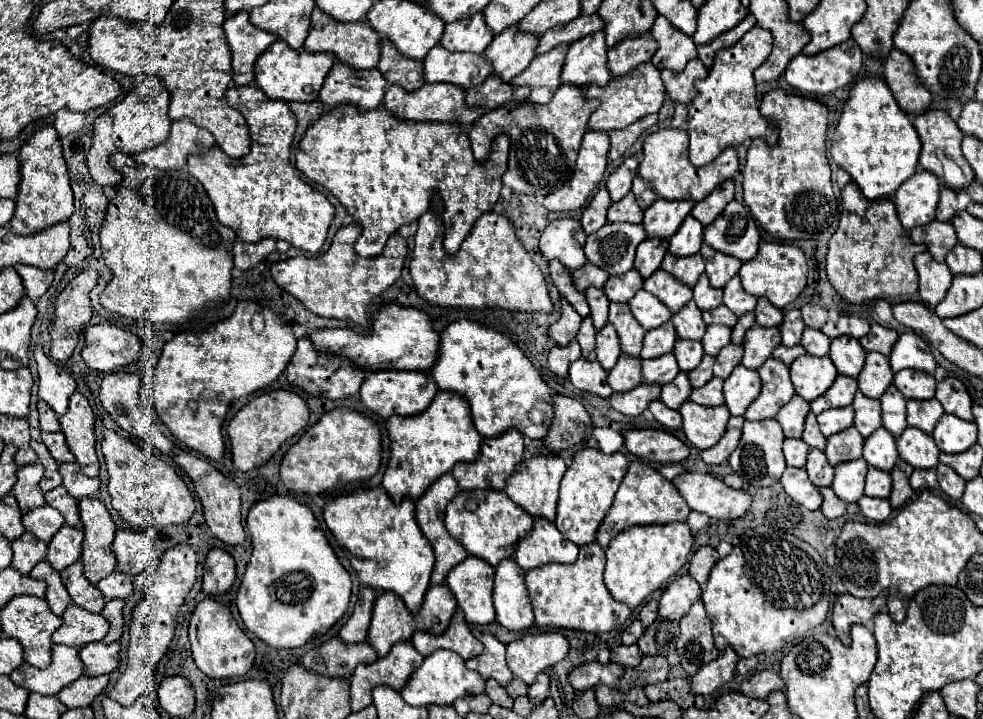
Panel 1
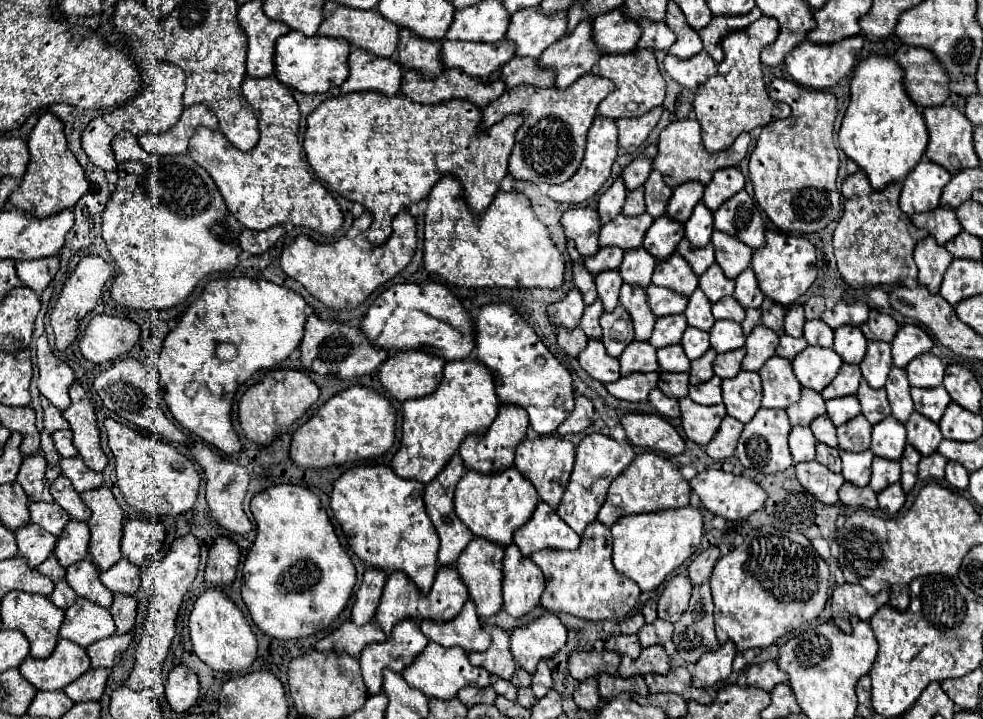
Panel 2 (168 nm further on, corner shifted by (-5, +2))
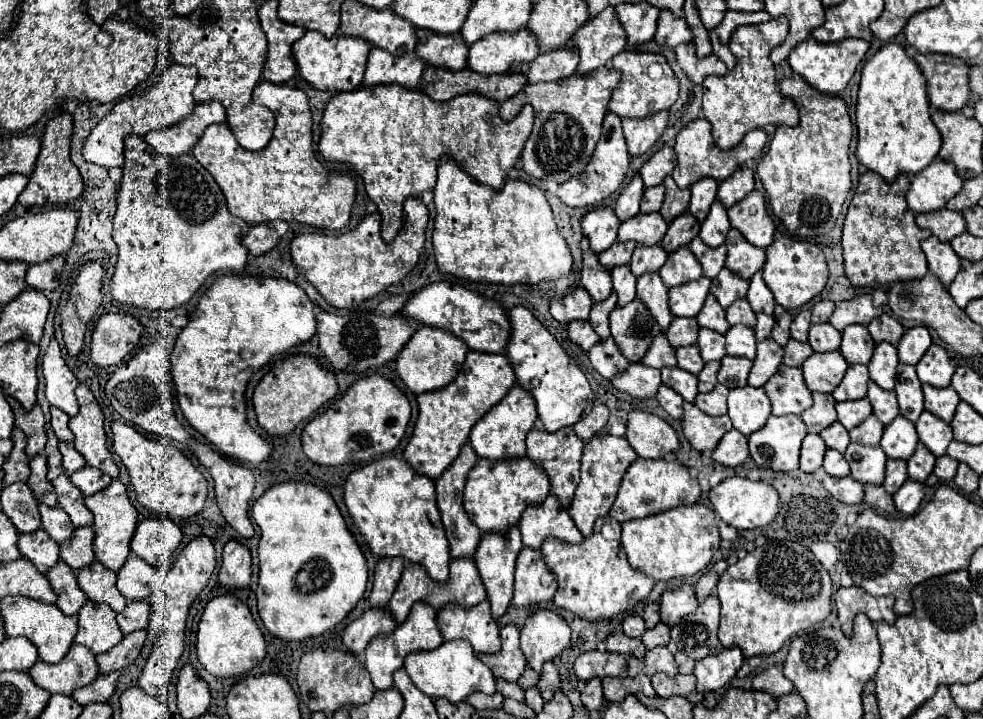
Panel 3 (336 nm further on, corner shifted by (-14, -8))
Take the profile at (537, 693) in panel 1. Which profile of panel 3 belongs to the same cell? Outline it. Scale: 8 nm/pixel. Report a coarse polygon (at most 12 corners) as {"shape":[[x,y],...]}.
{"shape":[[553,662],[543,666],[537,688],[545,702],[559,690],[559,672]]}

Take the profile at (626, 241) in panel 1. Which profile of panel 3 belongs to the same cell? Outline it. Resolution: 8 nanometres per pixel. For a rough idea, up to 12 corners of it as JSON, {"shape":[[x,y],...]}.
{"shape":[[637,214],[619,226],[617,242],[655,246],[667,222],[655,214]]}

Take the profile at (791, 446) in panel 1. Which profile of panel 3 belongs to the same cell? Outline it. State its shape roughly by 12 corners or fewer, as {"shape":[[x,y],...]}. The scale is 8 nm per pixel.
{"shape":[[807,434],[801,446],[801,470],[817,472],[827,446],[819,434]]}

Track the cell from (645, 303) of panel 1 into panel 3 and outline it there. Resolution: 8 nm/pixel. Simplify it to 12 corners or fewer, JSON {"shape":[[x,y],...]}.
{"shape":[[711,280],[669,290],[673,318],[695,318],[707,298]]}

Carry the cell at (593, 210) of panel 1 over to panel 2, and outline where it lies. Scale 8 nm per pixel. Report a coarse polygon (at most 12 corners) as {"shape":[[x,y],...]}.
{"shape":[[622,178],[600,196],[598,214],[606,224],[622,212],[626,186]]}

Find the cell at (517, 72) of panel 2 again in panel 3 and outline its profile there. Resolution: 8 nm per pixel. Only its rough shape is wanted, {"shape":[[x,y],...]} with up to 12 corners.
{"shape":[[567,52],[537,56],[527,82],[553,82],[575,72],[579,56]]}

